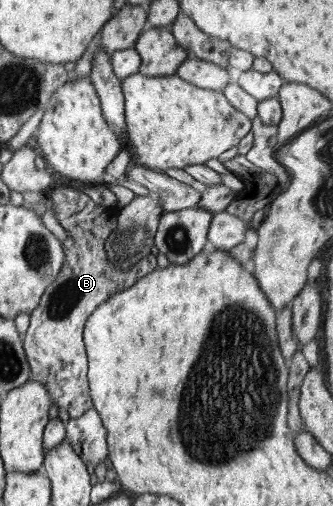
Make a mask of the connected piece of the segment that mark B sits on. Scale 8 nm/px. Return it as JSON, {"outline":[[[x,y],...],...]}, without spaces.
{"outline":[[[71,187],[54,188],[49,192],[49,199],[52,203],[52,211],[59,224],[66,230],[63,248],[65,251],[65,264],[57,278],[45,289],[40,303],[29,314],[30,325],[22,337],[24,351],[30,364],[30,380],[44,384],[50,392],[53,402],[63,410],[67,410],[70,418],[79,418],[90,408],[94,407],[88,381],[88,356],[86,346],[84,345],[84,326],[86,320],[94,310],[103,304],[113,295],[127,290],[132,284],[135,284],[142,276],[153,272],[158,268],[156,256],[152,253],[142,263],[131,268],[131,270],[121,270],[117,268],[109,259],[105,250],[105,243],[112,240],[113,232],[118,225],[118,212],[122,204],[117,203],[111,207],[97,205],[80,189]]]}

